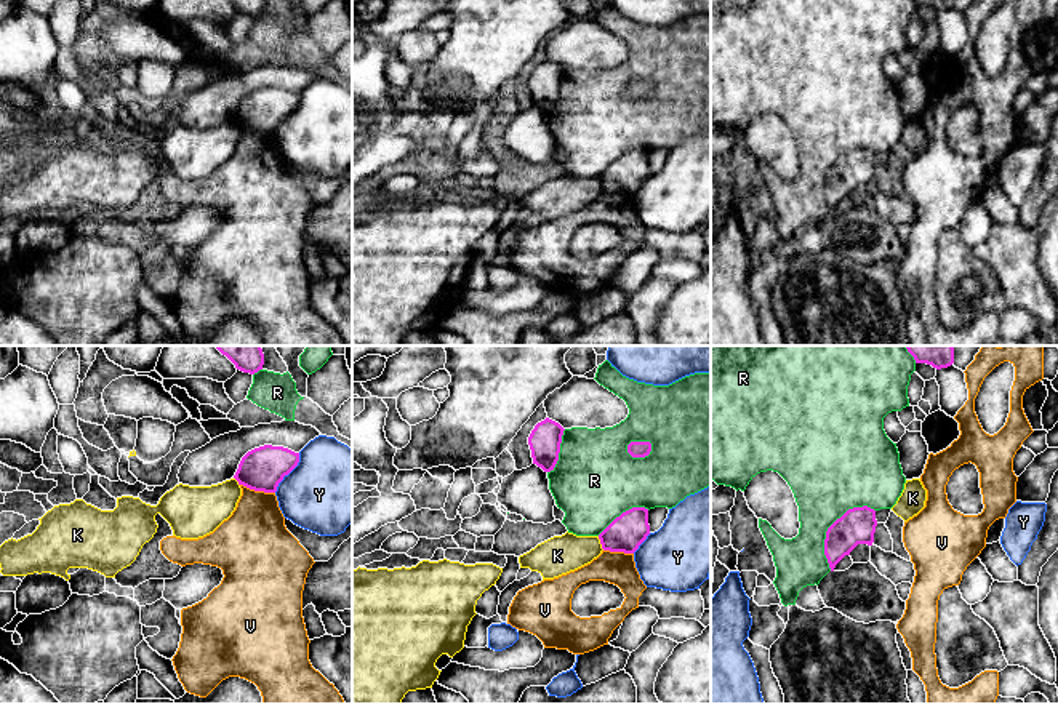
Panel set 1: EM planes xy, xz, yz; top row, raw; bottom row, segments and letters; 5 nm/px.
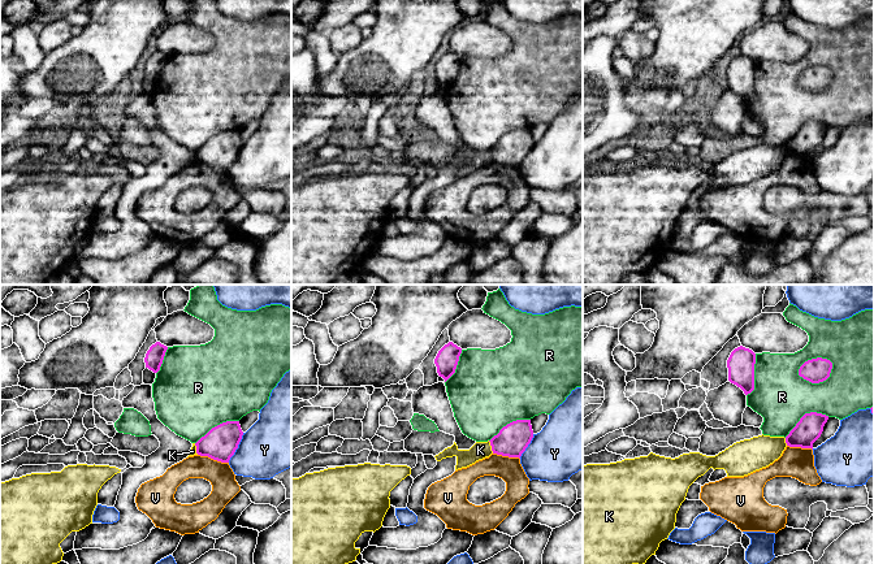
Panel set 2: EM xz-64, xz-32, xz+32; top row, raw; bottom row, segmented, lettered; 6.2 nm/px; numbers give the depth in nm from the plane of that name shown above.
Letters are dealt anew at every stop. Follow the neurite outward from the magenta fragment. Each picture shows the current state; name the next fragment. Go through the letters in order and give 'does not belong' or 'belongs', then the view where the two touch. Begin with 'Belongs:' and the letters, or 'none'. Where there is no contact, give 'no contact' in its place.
Belongs: none
K: does not belong; contact in xz
R: does not belong; contact in yz
V: does not belong; contact in xy
Y: does not belong; contact in xy

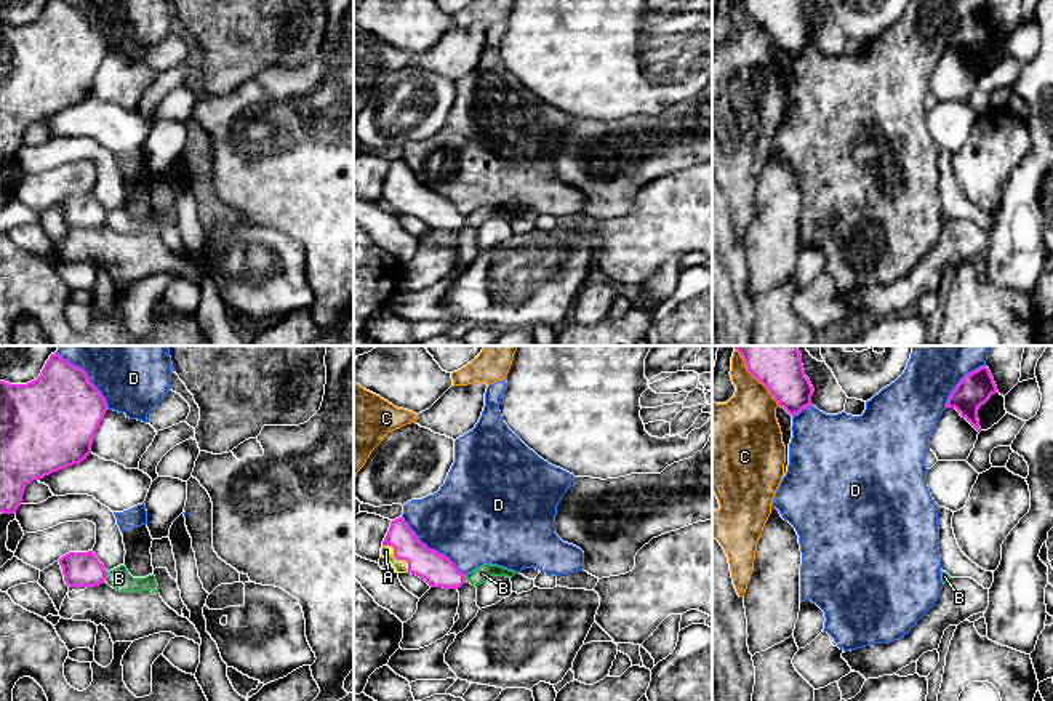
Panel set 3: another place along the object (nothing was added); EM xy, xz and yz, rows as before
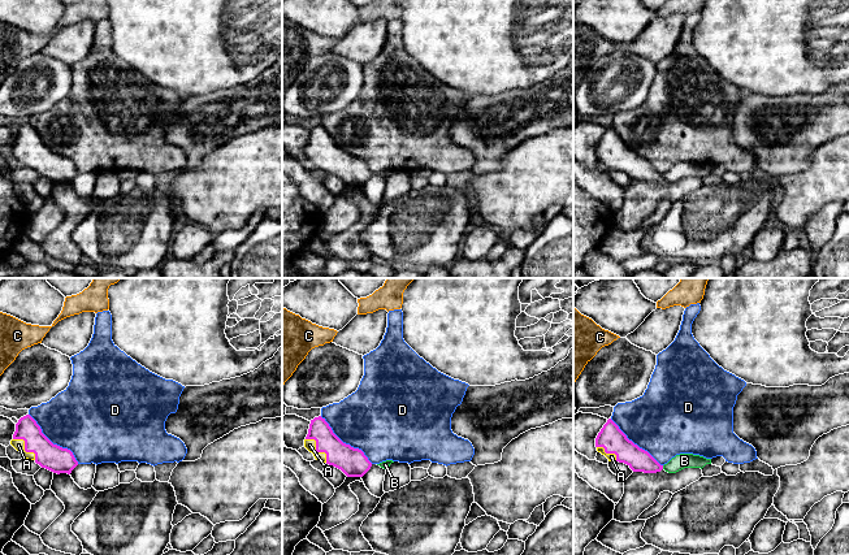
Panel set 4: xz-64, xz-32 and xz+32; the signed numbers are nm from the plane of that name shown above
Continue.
Belongs: A
A: belongs; contact in xz
B: does not belong; contact in xy
C: does not belong; contact in yz
D: does not belong; contact in xz

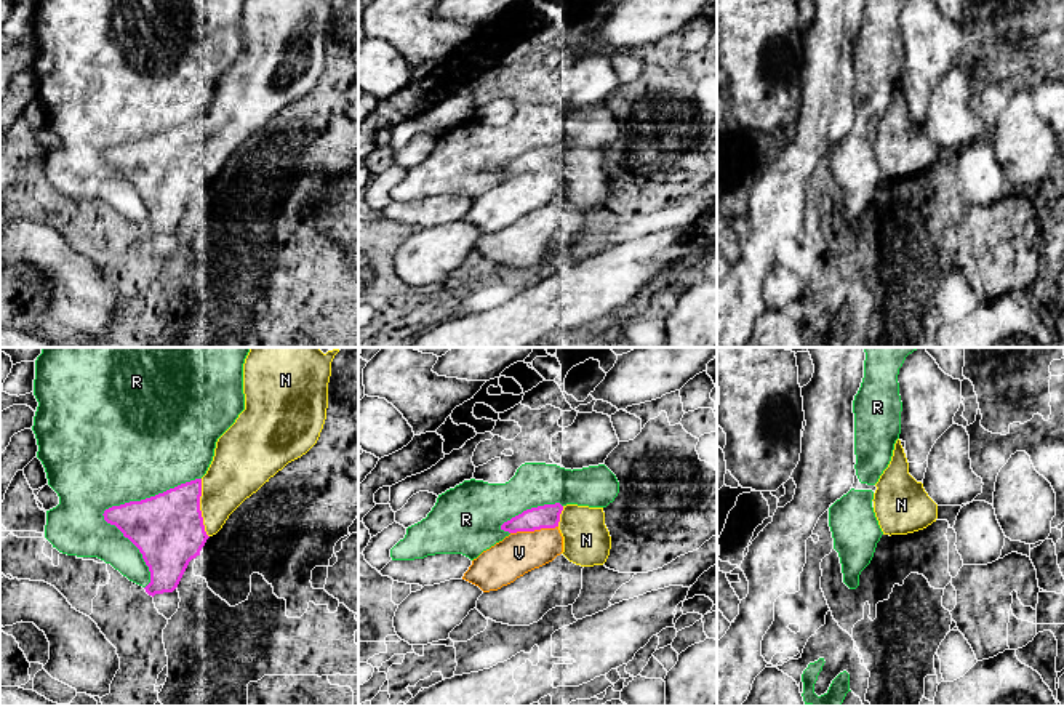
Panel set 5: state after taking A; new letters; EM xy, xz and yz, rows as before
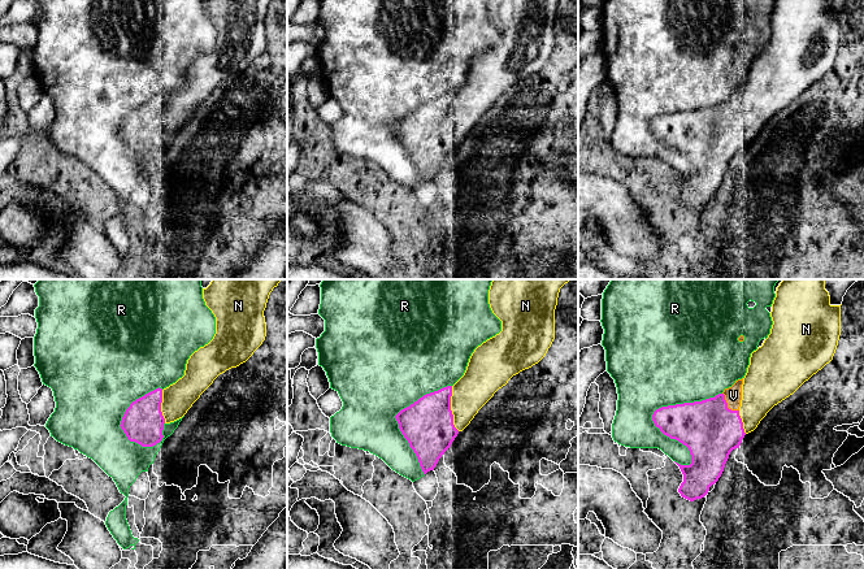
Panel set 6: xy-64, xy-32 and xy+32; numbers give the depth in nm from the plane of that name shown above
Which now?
Belongs: N
N: belongs; contact in xy
R: does not belong; contact in xy
V: does not belong; contact in xz

